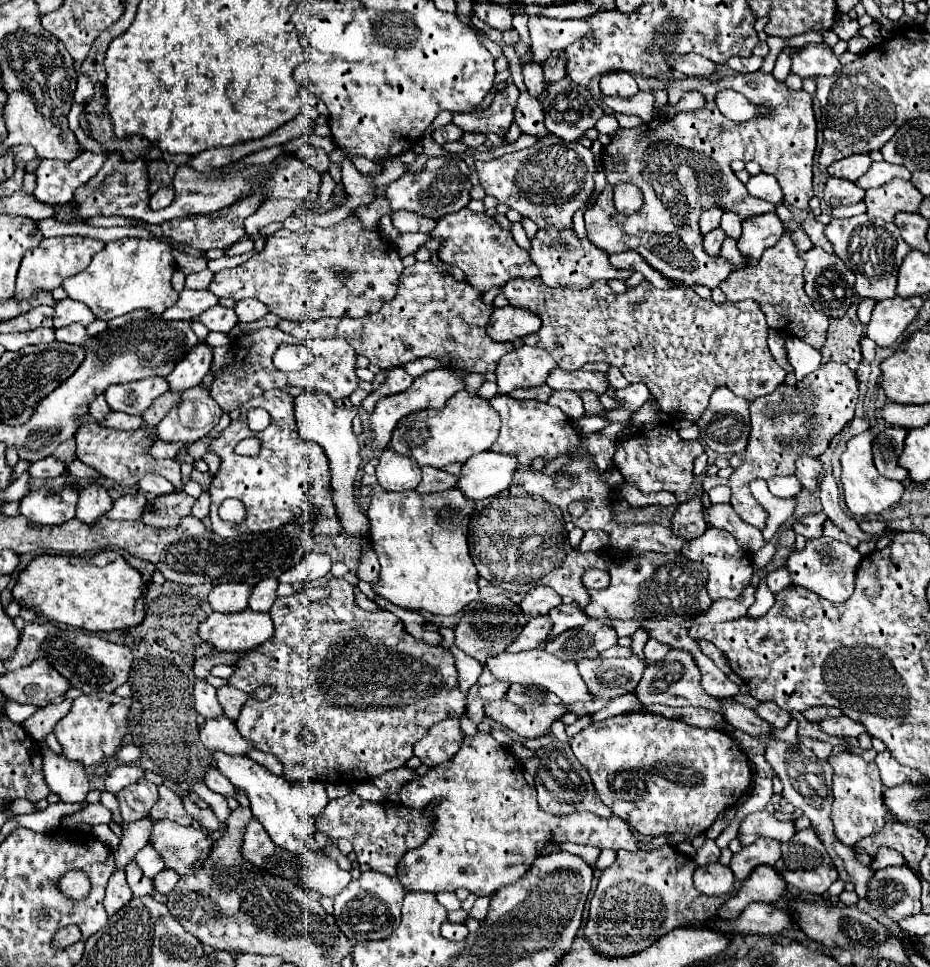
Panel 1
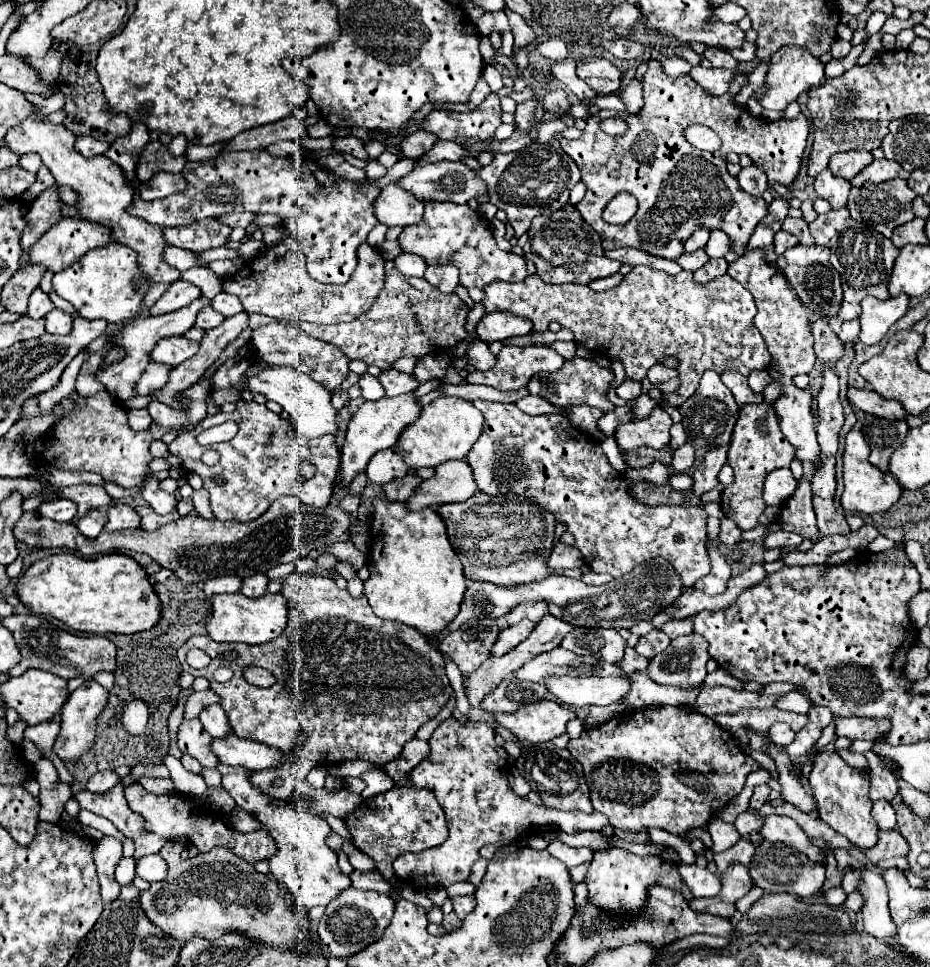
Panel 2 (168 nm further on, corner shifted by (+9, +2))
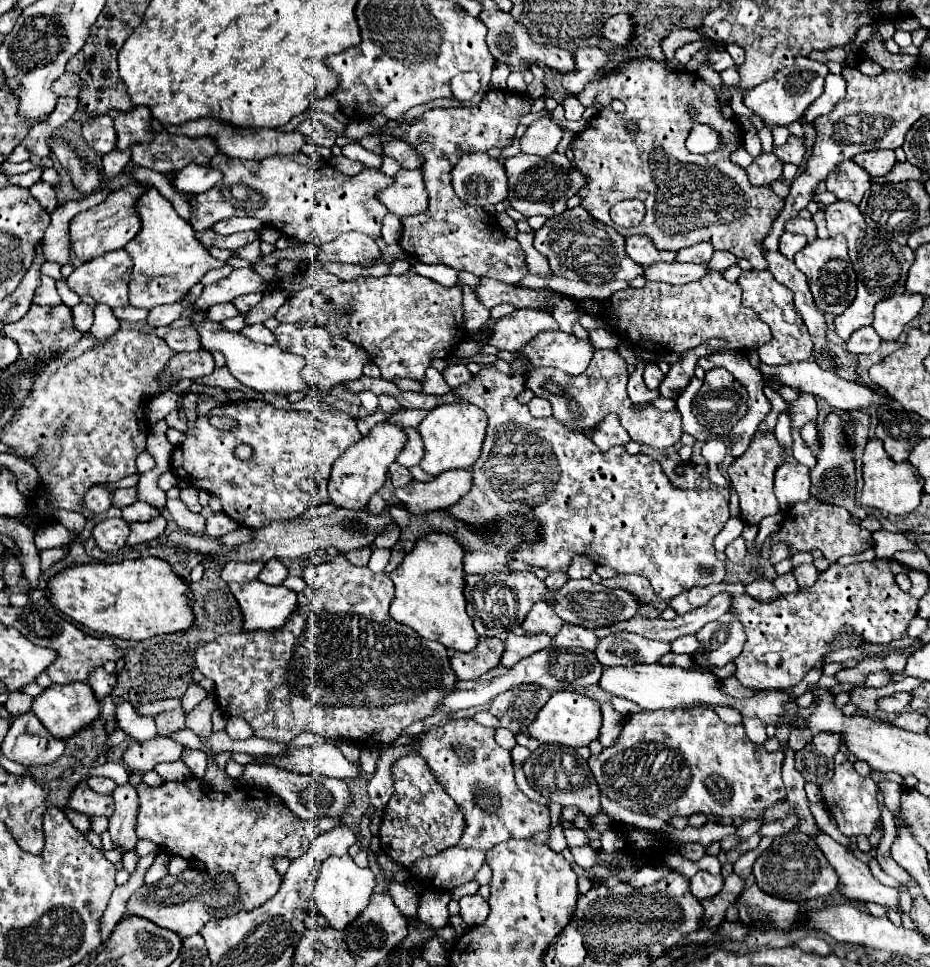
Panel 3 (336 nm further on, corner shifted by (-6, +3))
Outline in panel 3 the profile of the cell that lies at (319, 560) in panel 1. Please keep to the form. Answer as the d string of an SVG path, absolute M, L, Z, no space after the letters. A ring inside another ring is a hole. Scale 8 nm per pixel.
M364 547L364 549L356 549L356 551L348 551L346 559L352 561L354 565L368 565L370 555L372 555L372 547Z

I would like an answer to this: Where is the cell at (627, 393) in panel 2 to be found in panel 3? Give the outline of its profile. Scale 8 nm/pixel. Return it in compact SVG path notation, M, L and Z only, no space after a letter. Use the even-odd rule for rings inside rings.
M646 363L646 369L644 369L644 383L650 387L650 389L658 389L660 383L664 379L664 373L658 369L656 363Z

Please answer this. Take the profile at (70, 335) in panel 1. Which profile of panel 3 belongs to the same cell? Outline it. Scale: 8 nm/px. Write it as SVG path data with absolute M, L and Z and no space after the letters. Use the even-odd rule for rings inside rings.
M78 303L76 307L72 307L72 315L74 315L74 323L76 323L76 329L78 331L88 331L92 321L94 321L94 315L92 315L92 307L86 305L86 303Z

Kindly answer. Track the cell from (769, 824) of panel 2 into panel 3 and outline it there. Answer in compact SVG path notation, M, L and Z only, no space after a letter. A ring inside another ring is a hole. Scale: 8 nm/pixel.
M820 835L820 839L814 839L824 855L828 857L830 865L836 869L840 877L840 891L848 899L856 899L862 903L878 903L882 907L894 909L902 913L900 909L900 891L892 887L884 887L868 869L868 865L860 859L856 859L850 851L846 851L840 843L830 839L830 835Z

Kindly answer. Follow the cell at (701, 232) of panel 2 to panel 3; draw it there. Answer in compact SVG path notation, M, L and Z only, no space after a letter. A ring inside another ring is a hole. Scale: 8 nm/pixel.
M698 243L698 245L692 245L692 247L686 247L686 249L680 249L676 253L676 259L678 263L708 263L710 257L712 257L712 247L708 247L708 243Z

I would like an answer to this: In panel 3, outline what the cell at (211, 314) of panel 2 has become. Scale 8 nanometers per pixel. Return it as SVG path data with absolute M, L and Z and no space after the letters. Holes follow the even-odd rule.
M220 303L220 305L212 305L208 315L210 319L216 319L216 321L224 321L224 319L230 319L230 317L236 317L240 311L236 311L236 307L232 303Z

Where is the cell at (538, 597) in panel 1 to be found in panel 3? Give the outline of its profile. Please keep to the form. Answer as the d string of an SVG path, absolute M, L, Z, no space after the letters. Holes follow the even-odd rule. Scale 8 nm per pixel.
M538 601L522 621L524 631L542 631L552 637L560 631L562 625L564 625L564 621L556 615L556 611L542 601Z

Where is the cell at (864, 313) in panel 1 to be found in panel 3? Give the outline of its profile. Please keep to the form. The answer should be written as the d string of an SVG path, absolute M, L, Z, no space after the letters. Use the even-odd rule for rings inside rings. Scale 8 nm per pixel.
M862 327L858 331L852 333L852 337L846 341L846 349L852 355L860 355L860 353L874 353L880 347L882 339L876 335L876 331L872 327Z

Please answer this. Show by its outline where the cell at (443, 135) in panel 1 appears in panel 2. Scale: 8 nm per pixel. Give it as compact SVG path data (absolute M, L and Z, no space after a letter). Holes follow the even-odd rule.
M417 130L409 136L405 136L399 144L399 148L403 150L405 158L419 158L421 154L425 154L429 148L433 148L433 144L437 142L439 138L433 134L433 132L423 132L423 130Z

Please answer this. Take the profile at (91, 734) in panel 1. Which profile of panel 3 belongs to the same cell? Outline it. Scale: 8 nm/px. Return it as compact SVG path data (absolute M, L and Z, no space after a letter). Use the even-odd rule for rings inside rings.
M96 667L92 669L92 673L88 675L88 685L92 687L94 695L98 701L104 701L104 697L112 691L112 687L116 685L116 677L112 673L106 673L104 667Z

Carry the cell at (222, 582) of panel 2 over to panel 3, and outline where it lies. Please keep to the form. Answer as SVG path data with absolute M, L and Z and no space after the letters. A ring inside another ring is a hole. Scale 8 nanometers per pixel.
M228 561L222 567L222 579L226 583L248 583L258 579L264 563L262 561Z

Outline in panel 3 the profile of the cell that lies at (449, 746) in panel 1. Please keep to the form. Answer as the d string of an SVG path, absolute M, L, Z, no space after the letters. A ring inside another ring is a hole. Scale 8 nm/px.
M418 755L400 757L392 766L394 793L384 809L380 827L382 851L398 865L412 867L424 855L436 855L460 841L464 831L464 815L446 791L436 783L424 759Z

